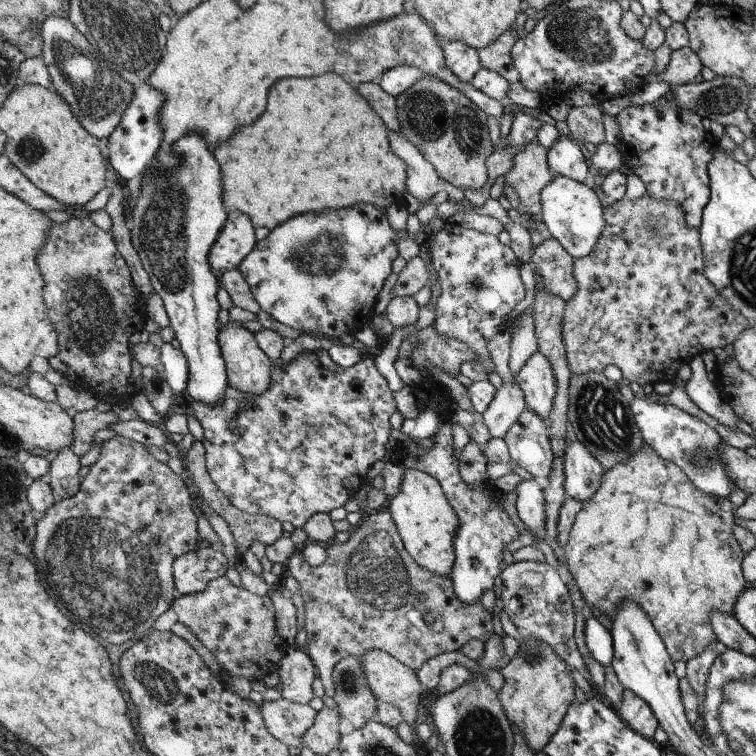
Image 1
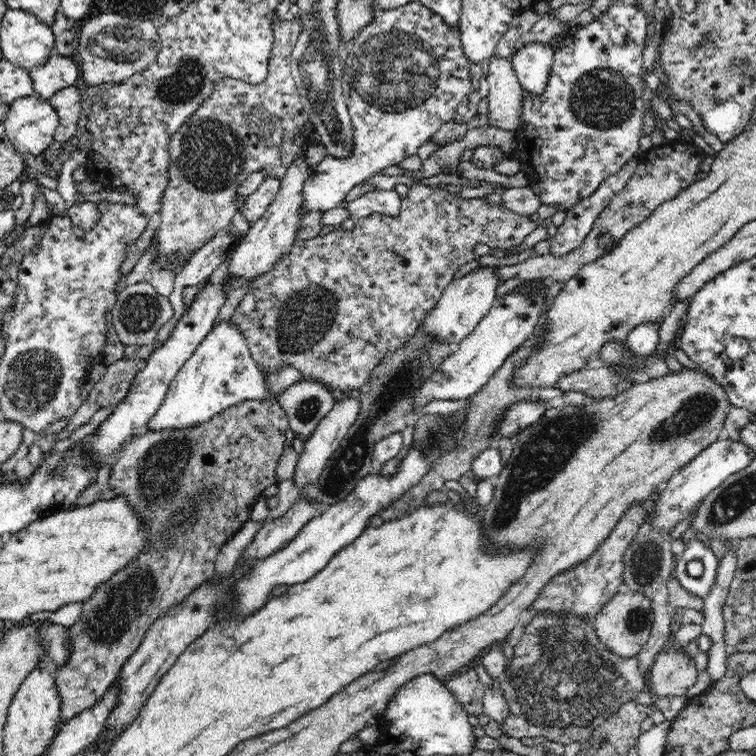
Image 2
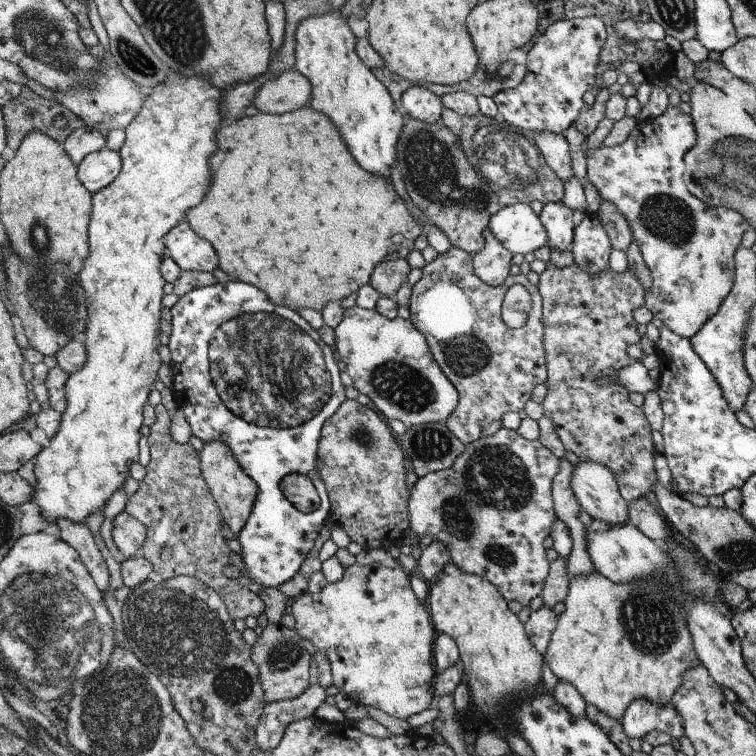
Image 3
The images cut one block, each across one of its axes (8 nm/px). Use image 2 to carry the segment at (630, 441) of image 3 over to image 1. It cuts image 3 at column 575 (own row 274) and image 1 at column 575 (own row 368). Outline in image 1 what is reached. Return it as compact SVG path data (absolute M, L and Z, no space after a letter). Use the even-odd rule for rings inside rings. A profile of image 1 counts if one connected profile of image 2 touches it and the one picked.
M646 194L630 200L623 197L608 208L605 208L603 217L605 218L605 227L596 241L592 252L581 259L574 259L573 275L578 283L578 292L571 299L566 299L563 326L563 341L565 344L567 363L572 373L580 374L588 371L602 373L608 364L614 364L622 371L623 382L637 382L640 386L644 384L655 385L658 382L668 381L673 383L677 378L678 370L683 364L692 364L695 356L701 355L706 350L716 350L723 348L728 344L733 344L745 328L753 325L744 315L741 315L717 290L714 285L705 278L705 262L703 246L701 245L699 229L692 228L685 219L682 207L674 199L667 201L658 200Z

